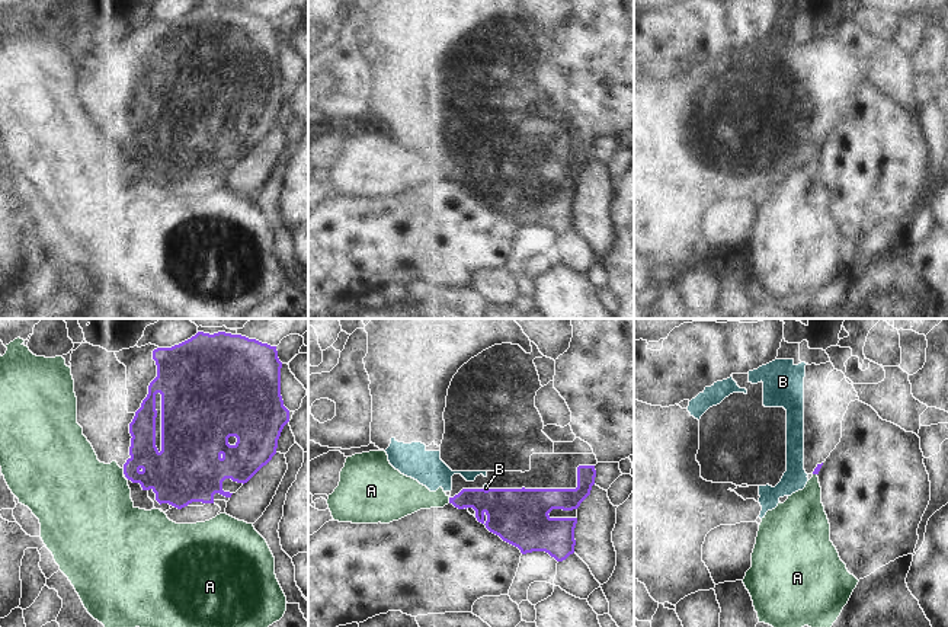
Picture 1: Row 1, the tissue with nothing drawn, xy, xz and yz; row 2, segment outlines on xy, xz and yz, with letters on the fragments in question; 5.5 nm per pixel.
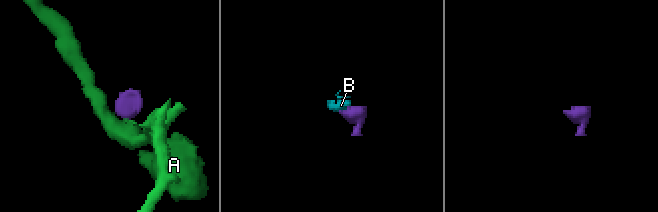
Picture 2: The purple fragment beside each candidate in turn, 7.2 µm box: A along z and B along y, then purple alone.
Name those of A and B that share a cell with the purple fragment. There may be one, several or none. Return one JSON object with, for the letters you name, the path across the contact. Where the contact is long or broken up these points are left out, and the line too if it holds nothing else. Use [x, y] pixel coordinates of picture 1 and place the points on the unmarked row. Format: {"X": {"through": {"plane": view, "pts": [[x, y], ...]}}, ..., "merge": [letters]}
{"merge": []}

